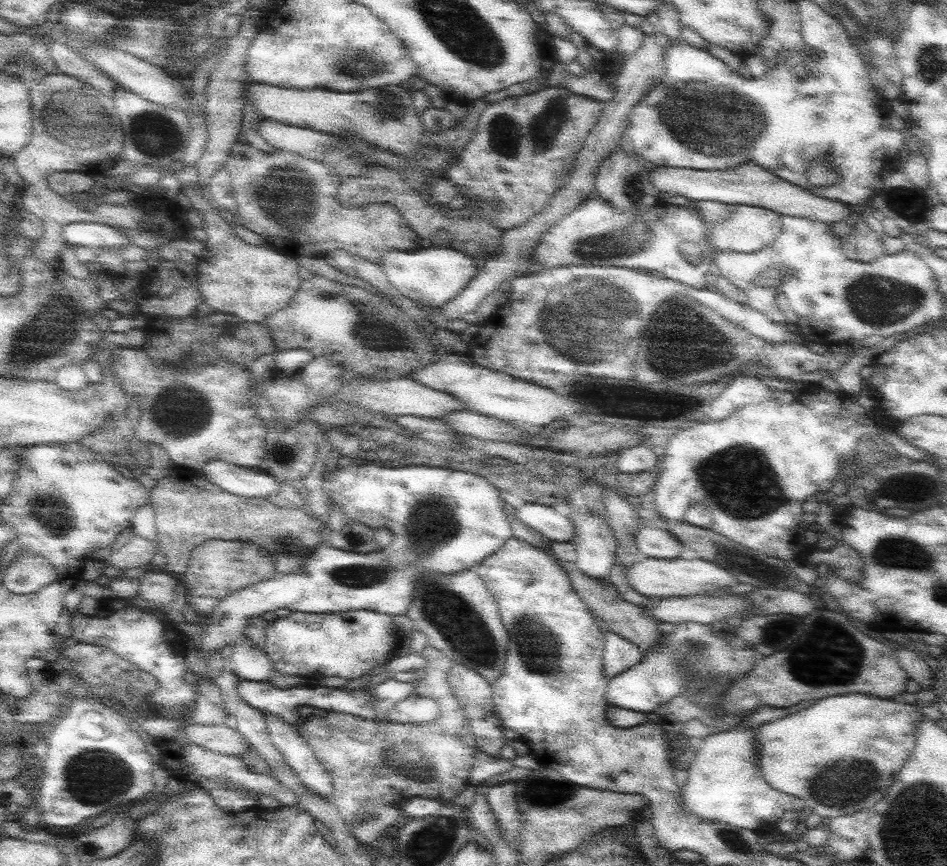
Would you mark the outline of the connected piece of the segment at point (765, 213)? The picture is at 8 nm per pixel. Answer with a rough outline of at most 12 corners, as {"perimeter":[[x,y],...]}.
{"perimeter":[[731,205],[709,224],[716,251],[752,253],[781,233],[781,214]]}

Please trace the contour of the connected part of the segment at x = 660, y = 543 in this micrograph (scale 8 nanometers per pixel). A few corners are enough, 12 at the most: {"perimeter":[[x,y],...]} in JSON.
{"perimeter":[[648,525],[635,534],[652,558],[690,553],[670,529]]}

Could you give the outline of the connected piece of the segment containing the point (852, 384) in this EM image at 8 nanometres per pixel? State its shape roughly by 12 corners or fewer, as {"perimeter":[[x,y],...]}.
{"perimeter":[[872,348],[856,352],[832,376],[840,392],[858,398],[866,392],[860,371],[876,357]]}

